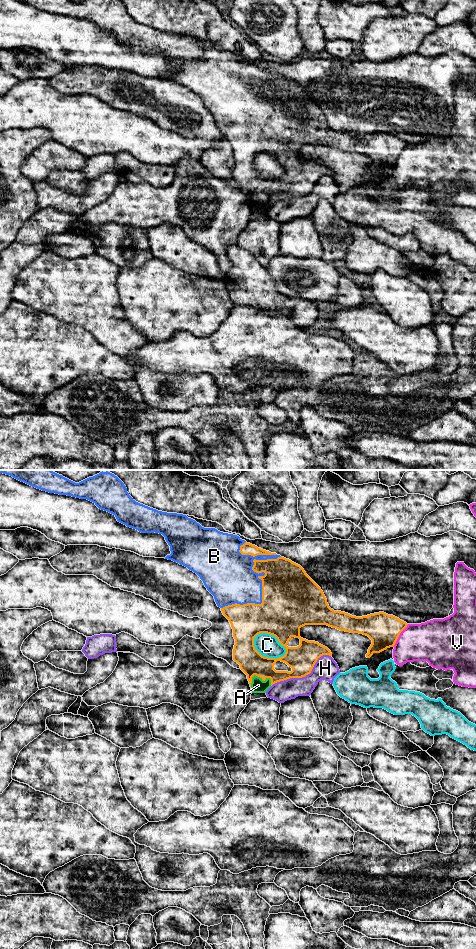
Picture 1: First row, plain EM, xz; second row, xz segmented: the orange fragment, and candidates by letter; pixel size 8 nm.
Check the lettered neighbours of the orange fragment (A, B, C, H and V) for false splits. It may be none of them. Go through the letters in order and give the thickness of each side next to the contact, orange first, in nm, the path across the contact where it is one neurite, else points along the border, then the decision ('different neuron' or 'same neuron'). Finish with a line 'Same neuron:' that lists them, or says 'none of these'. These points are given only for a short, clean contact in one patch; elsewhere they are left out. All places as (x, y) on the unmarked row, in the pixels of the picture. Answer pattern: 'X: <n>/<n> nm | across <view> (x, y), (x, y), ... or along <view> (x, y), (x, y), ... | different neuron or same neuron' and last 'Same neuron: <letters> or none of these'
A: 200/110 nm | across xz (251, 182), (257, 188), (257, 195), (258, 205) | same neuron
B: 460/360 nm | same neuron
C: 400/180 nm | different neuron
H: 220/180 nm | different neuron
V: 260/320 nm | different neuron
Same neuron: A, B

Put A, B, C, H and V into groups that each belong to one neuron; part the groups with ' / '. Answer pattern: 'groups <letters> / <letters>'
groups A B / C V / H

